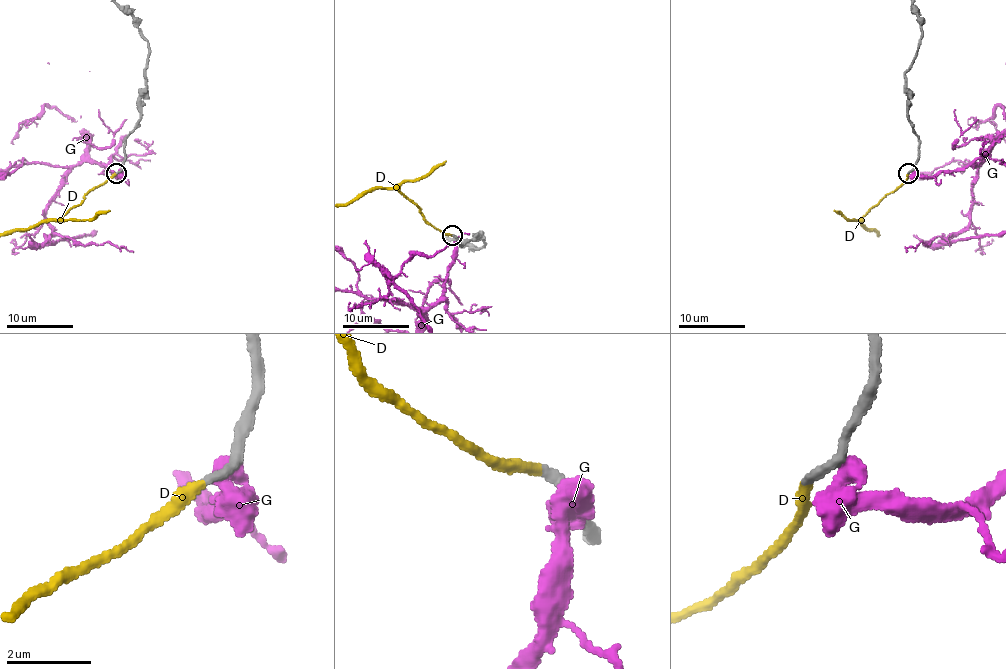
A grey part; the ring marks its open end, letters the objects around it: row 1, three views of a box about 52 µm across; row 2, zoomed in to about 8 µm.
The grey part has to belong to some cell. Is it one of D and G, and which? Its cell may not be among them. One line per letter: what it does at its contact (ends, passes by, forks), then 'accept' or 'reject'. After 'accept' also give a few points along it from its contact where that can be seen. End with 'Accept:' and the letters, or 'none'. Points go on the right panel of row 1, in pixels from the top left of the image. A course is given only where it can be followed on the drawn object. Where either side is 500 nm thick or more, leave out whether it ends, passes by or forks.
D: it ends | accept
G: reject
Accept: D

